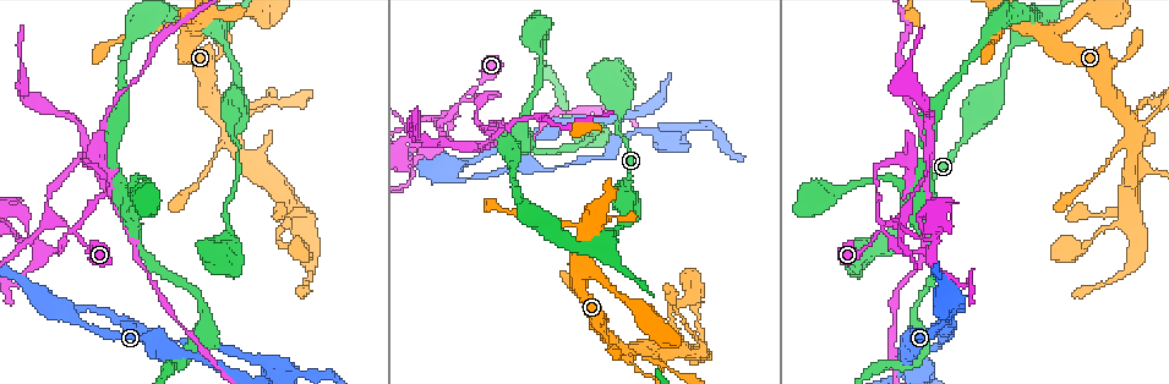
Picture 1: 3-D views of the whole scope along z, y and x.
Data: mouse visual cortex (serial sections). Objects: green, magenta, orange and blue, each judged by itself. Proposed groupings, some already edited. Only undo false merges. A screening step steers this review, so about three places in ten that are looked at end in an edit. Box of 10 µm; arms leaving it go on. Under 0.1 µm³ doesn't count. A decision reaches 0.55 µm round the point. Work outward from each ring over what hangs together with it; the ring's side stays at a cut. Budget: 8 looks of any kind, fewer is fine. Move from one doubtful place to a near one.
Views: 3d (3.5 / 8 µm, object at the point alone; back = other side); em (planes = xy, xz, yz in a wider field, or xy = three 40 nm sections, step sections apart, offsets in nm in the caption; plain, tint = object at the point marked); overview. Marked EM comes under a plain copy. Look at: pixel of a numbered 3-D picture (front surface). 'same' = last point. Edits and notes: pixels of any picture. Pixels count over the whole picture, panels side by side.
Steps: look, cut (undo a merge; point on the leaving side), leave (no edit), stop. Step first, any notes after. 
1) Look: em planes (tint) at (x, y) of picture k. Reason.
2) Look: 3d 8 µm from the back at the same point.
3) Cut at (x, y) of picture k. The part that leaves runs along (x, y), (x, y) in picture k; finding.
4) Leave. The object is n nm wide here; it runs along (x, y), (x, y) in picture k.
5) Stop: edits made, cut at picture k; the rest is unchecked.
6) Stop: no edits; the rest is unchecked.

Look: 3d 3.5 µm at (69, 229) of picture 1. Four or more arms meet.

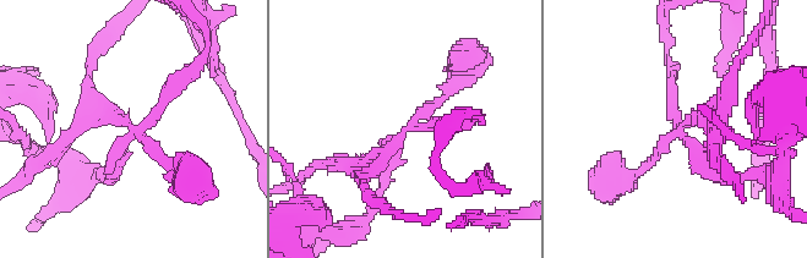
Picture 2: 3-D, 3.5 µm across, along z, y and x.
Look: em xy step 3 (tint) at (134, 130) of picture 2. 4 arms meet here; the arms are 100, 150, 200, 200 nm wide; need the tissue.

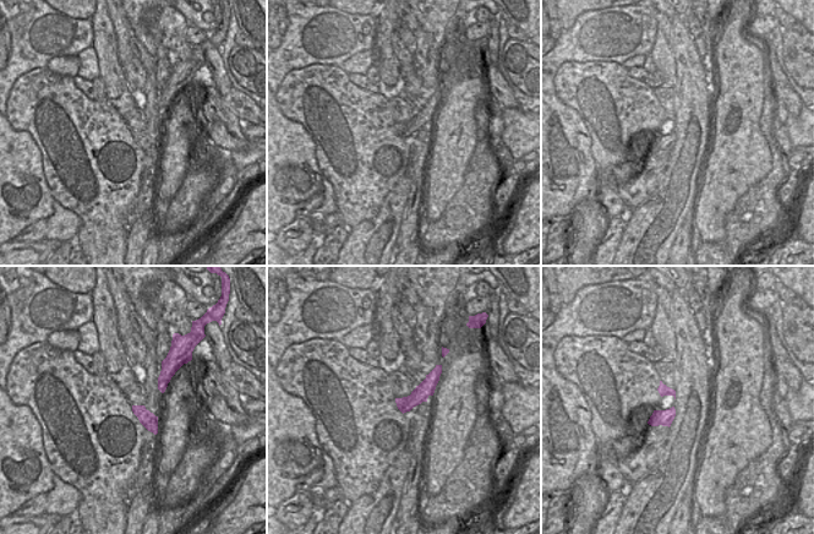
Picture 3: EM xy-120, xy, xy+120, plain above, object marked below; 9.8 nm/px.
Cut at (671, 93) of picture 2. Two cells meet here.

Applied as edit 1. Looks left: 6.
Look: overview.

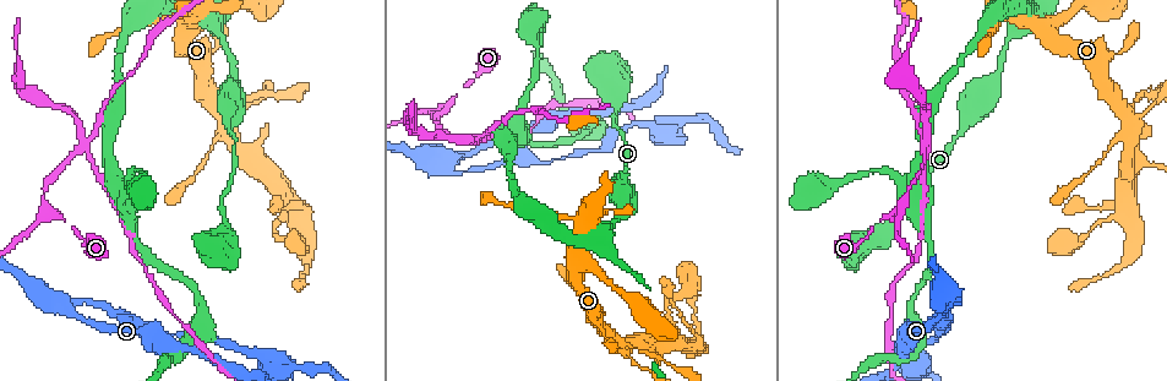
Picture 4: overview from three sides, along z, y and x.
Look: 3d 3.5 µm at (60, 303) of picture 4. Branch point.

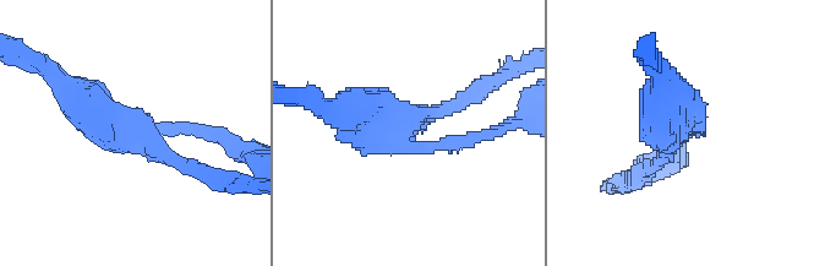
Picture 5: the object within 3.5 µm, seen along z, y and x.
Look: em xy step 1 (tint) at (128, 125) of picture 5. Shape alone is not enough.

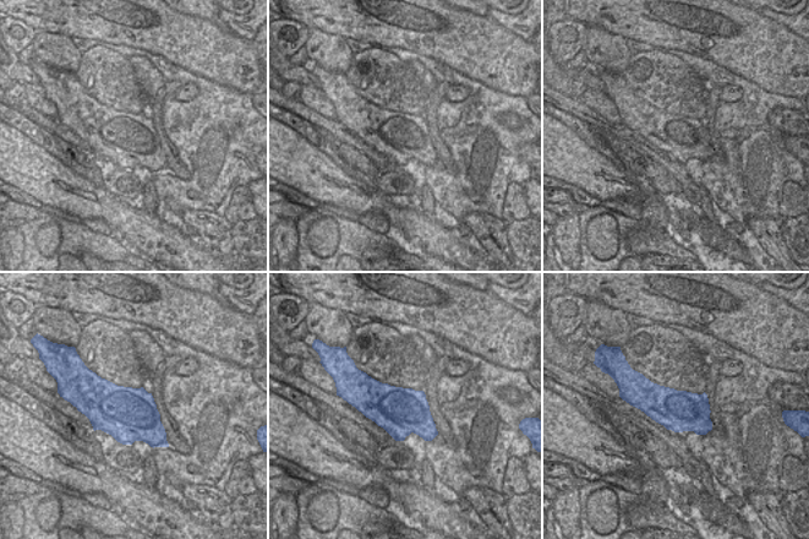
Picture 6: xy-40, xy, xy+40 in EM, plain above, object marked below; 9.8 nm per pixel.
Cut at (185, 130) of picture 5. The part that leaves runs along (404, 142), (446, 146), (518, 120) in picture 5; a second cell is stuck on.

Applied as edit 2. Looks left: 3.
Look: overview. See it whole again.

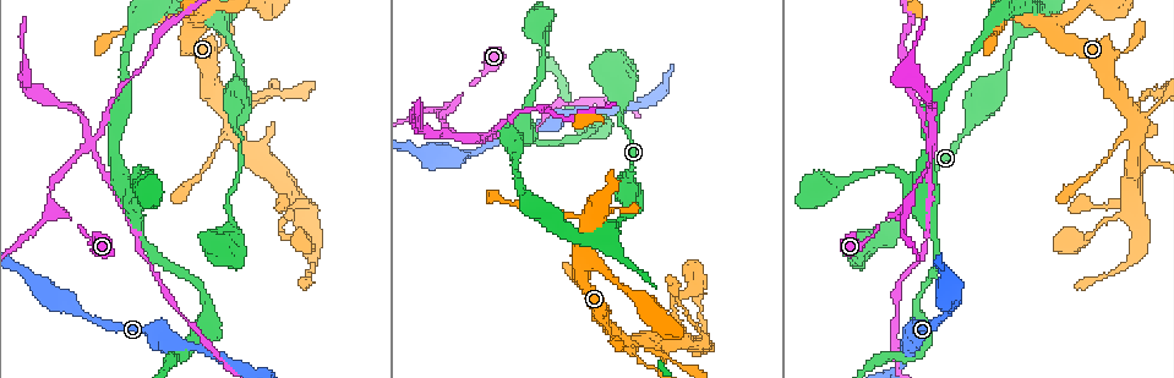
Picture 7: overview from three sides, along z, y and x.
Look: 3d 3.5 µm at (626, 339) of picture 7. A narrow waist.

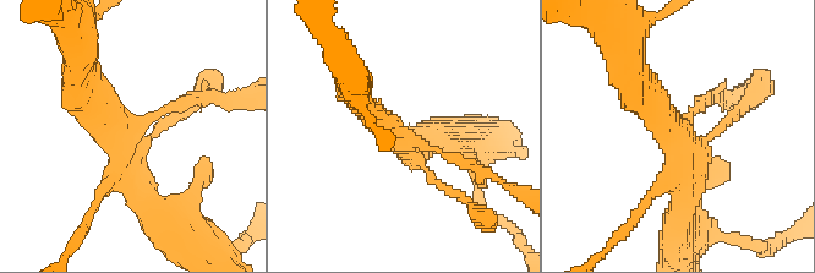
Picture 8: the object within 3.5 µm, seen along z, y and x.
Look: em xy step 1 (tint) at (399, 139) of picture 8. Need the tissue.

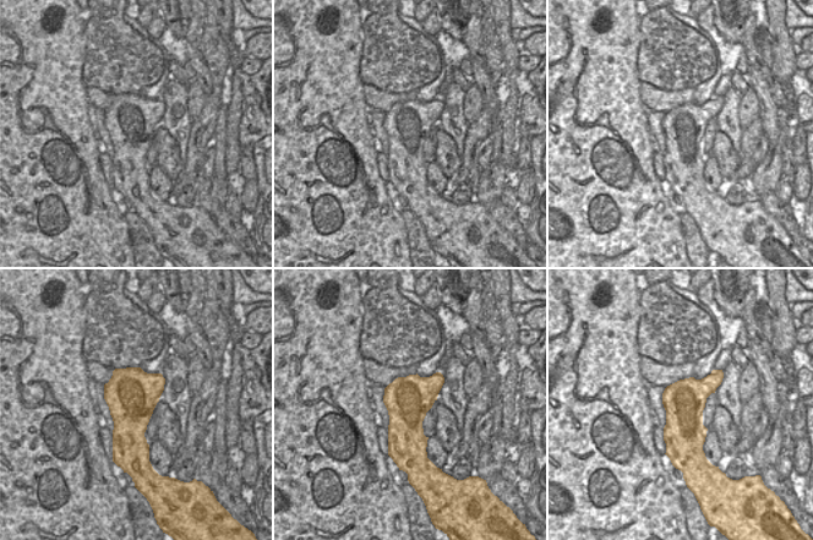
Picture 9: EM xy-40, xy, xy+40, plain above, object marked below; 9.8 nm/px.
Leave. It runs along (80, 92), (159, 217) in picture 8; one cell here.

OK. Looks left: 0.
Stop: edits made, cut at picture 2, cut at picture 5; the rest is unchecked.

